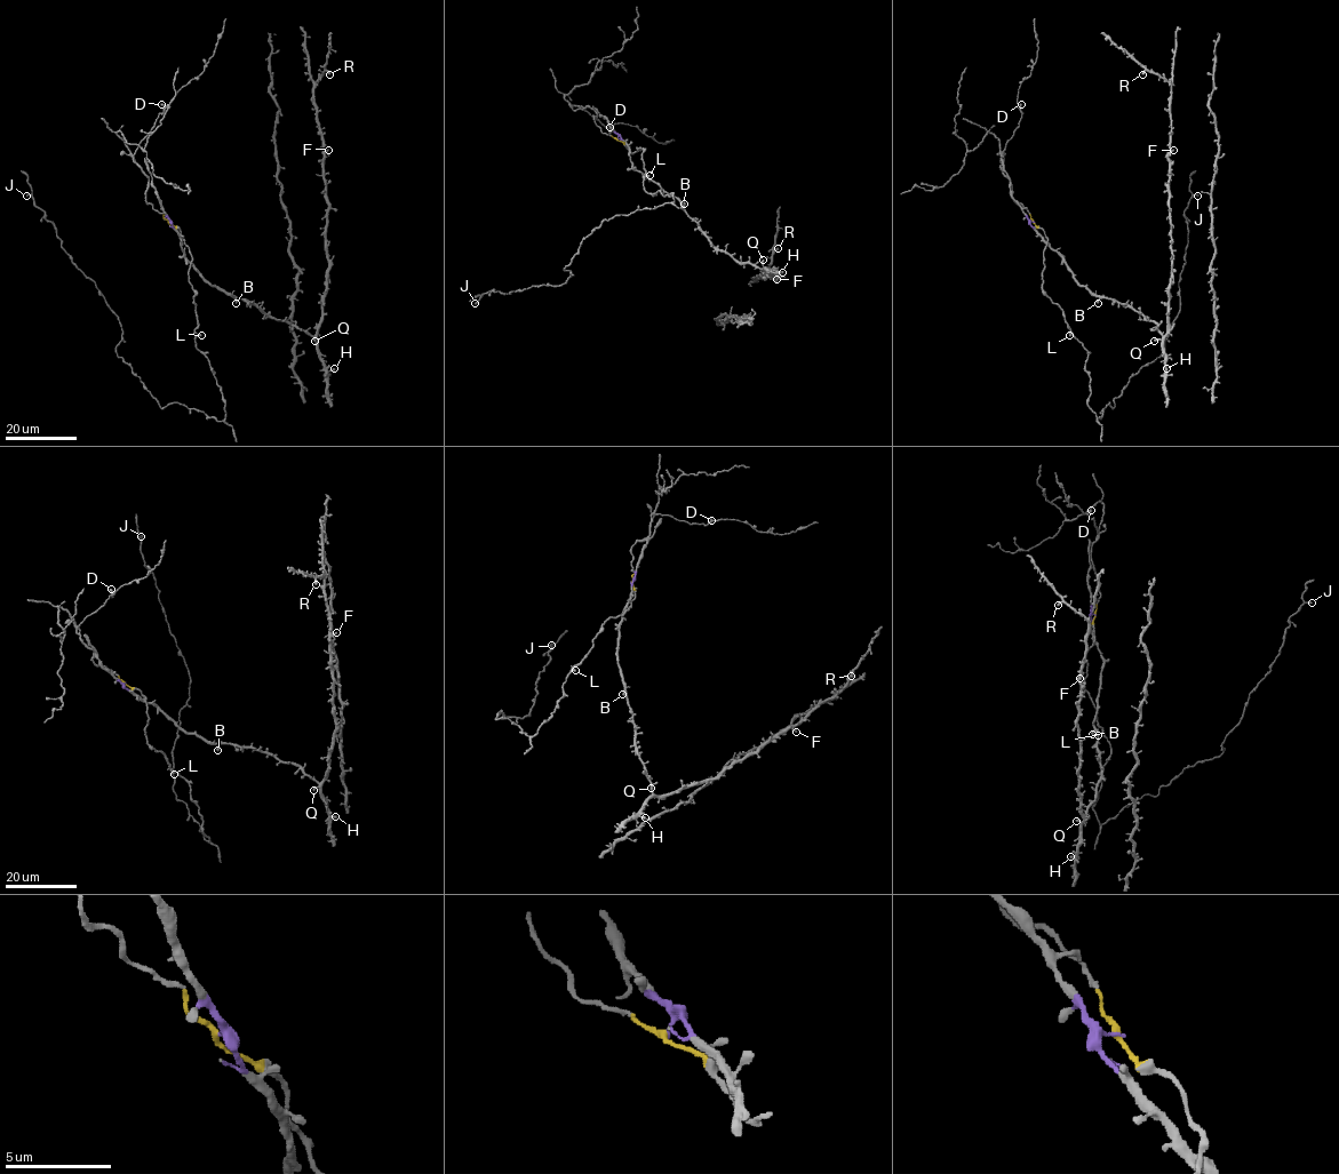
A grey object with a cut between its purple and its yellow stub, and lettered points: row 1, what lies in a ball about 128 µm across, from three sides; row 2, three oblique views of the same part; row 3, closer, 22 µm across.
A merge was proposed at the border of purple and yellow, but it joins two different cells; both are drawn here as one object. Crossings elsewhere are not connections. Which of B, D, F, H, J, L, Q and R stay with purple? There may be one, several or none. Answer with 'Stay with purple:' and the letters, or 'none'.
Stay with purple: B, F, H, Q, R

